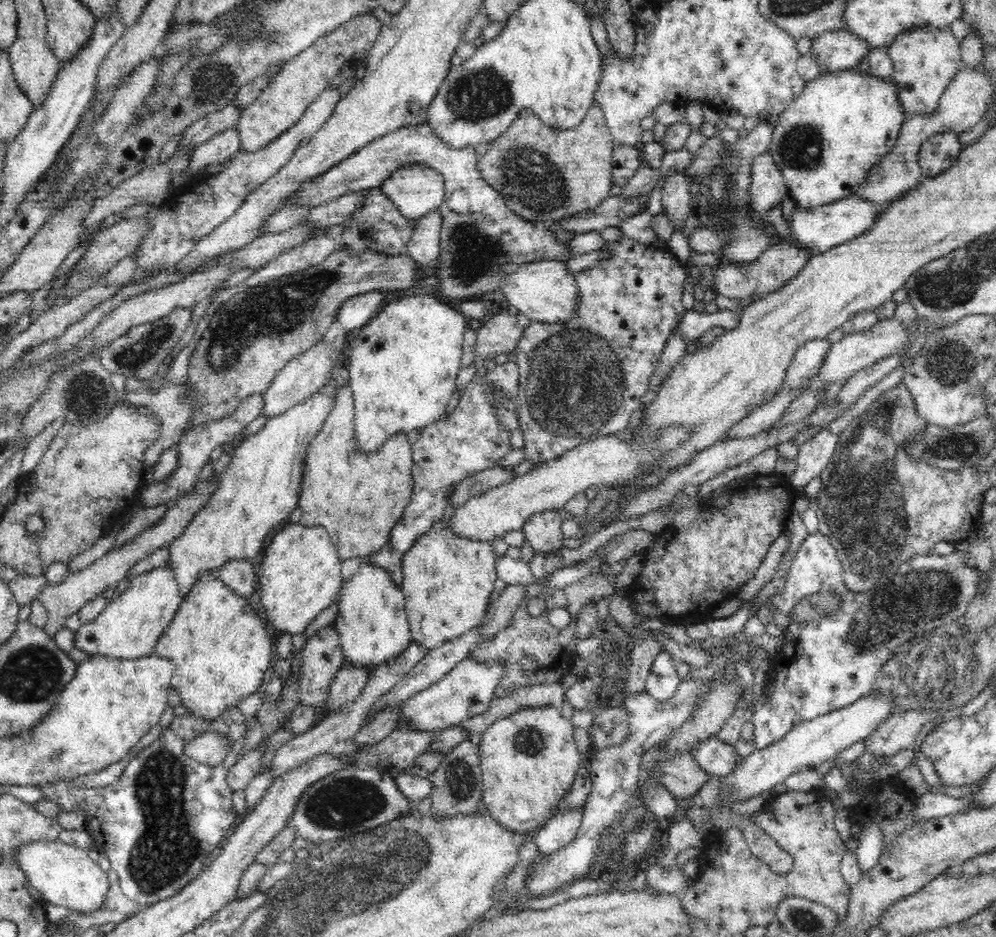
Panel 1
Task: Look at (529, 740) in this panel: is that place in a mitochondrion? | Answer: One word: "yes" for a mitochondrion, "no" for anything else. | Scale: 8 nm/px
yes

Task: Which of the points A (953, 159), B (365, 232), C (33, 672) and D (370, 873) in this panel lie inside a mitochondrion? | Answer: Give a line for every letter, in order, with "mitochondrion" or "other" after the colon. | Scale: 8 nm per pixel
A: other
B: mitochondrion
C: mitochondrion
D: mitochondrion

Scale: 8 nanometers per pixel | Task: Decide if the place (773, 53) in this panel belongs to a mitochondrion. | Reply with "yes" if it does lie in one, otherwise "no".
no

